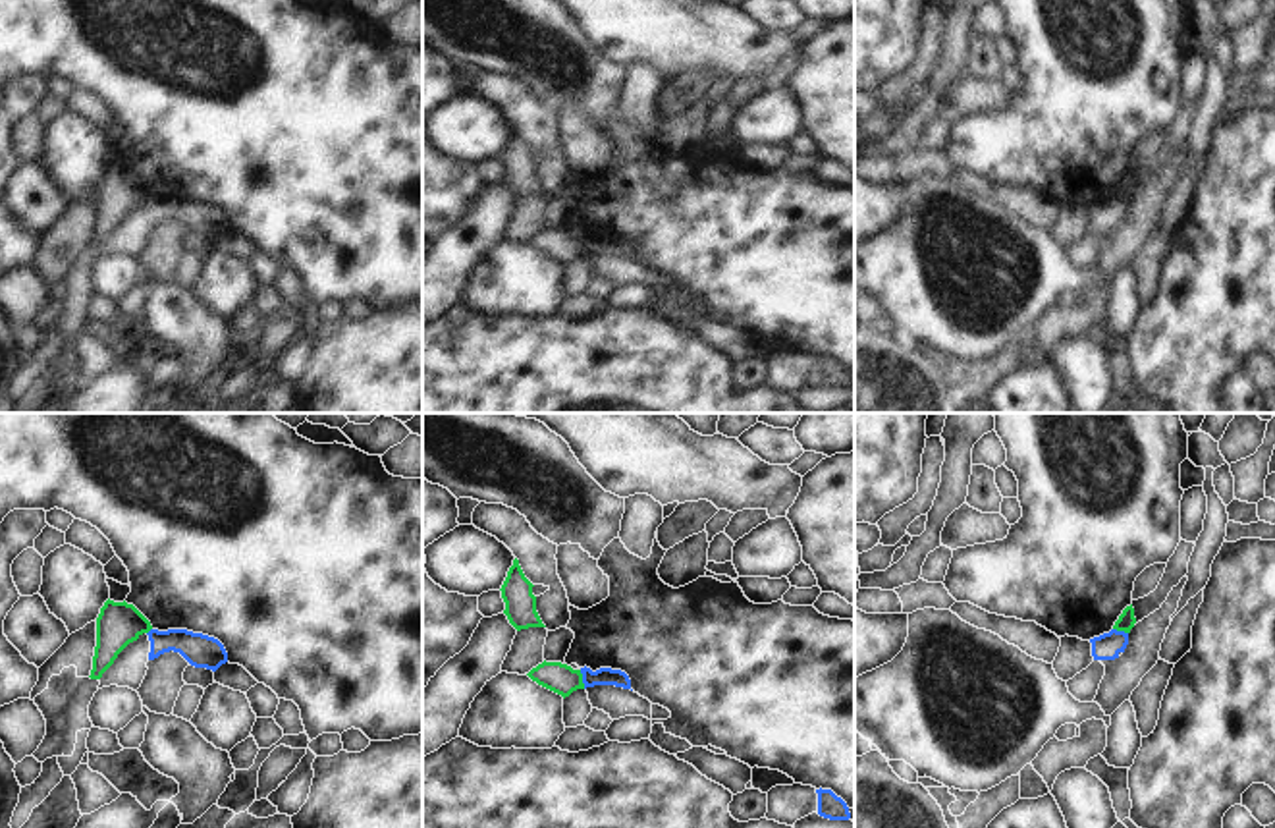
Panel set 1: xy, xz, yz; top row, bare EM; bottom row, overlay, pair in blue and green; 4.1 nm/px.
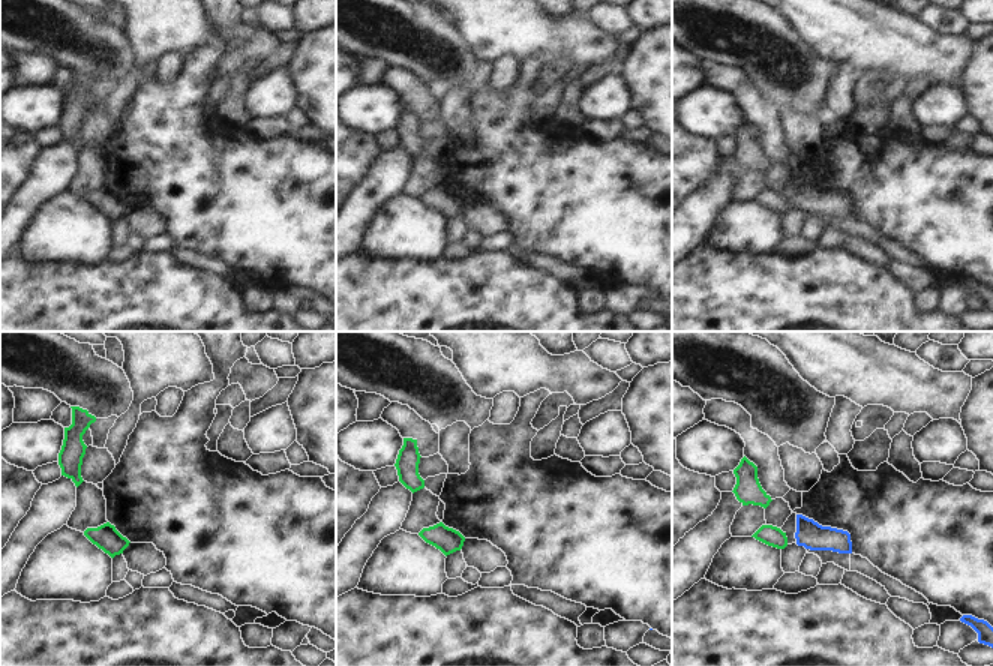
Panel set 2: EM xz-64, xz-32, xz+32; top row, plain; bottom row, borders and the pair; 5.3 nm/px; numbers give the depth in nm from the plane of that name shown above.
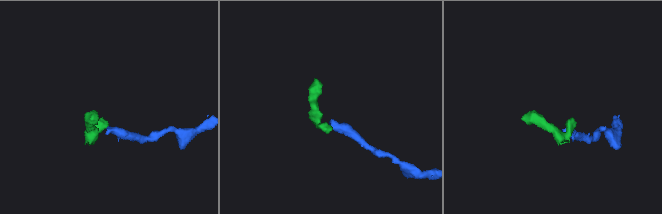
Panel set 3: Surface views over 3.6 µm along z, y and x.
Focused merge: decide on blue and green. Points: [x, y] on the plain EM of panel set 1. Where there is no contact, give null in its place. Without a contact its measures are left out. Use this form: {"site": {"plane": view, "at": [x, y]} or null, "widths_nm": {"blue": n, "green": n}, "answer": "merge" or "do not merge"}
{"site": {"plane": "xz", "at": [583, 248]}, "widths_nm": {"blue": 80, "green": 130}, "answer": "do not merge"}

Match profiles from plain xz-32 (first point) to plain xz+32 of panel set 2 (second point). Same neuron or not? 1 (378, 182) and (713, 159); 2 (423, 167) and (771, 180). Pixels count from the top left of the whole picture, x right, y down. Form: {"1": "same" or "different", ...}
{"1": "different", "2": "different"}

